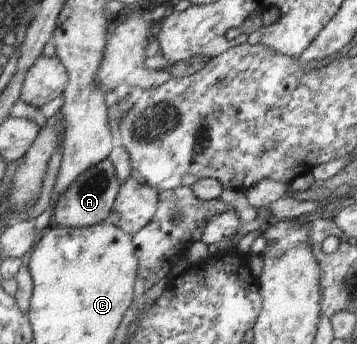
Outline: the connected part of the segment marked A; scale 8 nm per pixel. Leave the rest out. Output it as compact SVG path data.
M109 159L88 168L78 180L69 186L66 194L59 198L55 206L55 218L58 226L84 228L106 223L111 216L117 196L121 189L116 168Z

